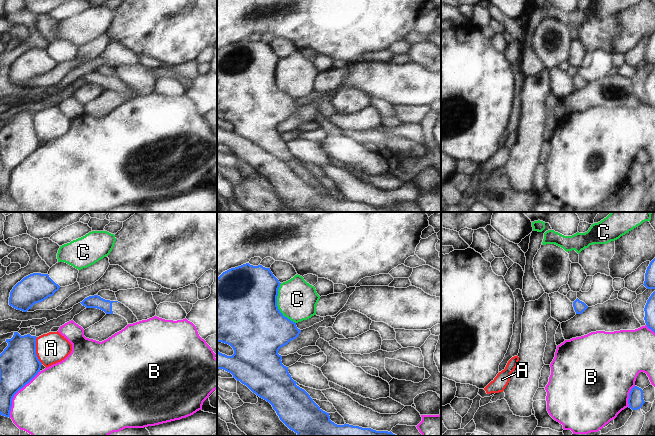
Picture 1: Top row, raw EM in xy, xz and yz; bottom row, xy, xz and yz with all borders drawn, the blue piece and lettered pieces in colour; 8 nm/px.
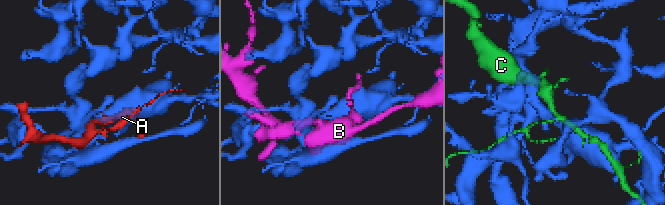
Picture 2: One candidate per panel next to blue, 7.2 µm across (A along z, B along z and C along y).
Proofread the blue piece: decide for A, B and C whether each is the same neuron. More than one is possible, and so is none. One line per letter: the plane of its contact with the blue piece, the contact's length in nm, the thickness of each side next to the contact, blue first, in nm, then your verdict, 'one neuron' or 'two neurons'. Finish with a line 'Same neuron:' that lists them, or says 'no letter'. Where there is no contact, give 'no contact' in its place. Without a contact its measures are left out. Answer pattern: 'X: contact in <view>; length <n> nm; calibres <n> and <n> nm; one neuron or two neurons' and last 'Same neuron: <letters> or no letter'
A: contact in xy; length 220 nm; calibres 320 and 260 nm; two neurons
B: contact in xy; length 460 nm; calibres 320 and 460 nm; two neurons
C: contact in xz; length 340 nm; calibres 500 and 320 nm; two neurons
Same neuron: no letter

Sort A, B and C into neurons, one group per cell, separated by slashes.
A / B / C

